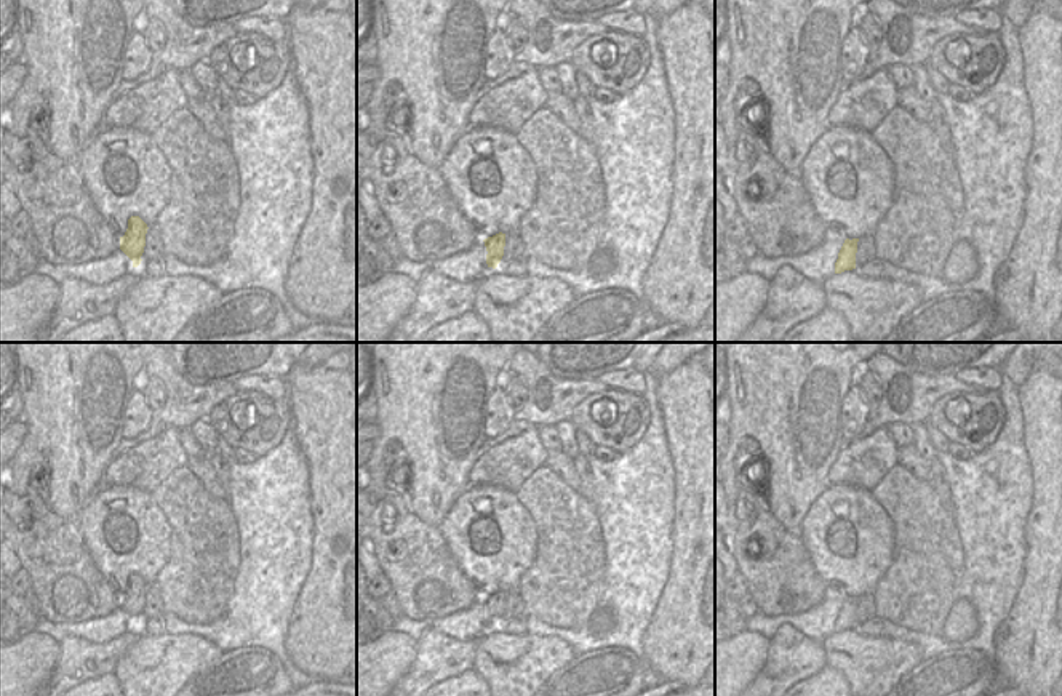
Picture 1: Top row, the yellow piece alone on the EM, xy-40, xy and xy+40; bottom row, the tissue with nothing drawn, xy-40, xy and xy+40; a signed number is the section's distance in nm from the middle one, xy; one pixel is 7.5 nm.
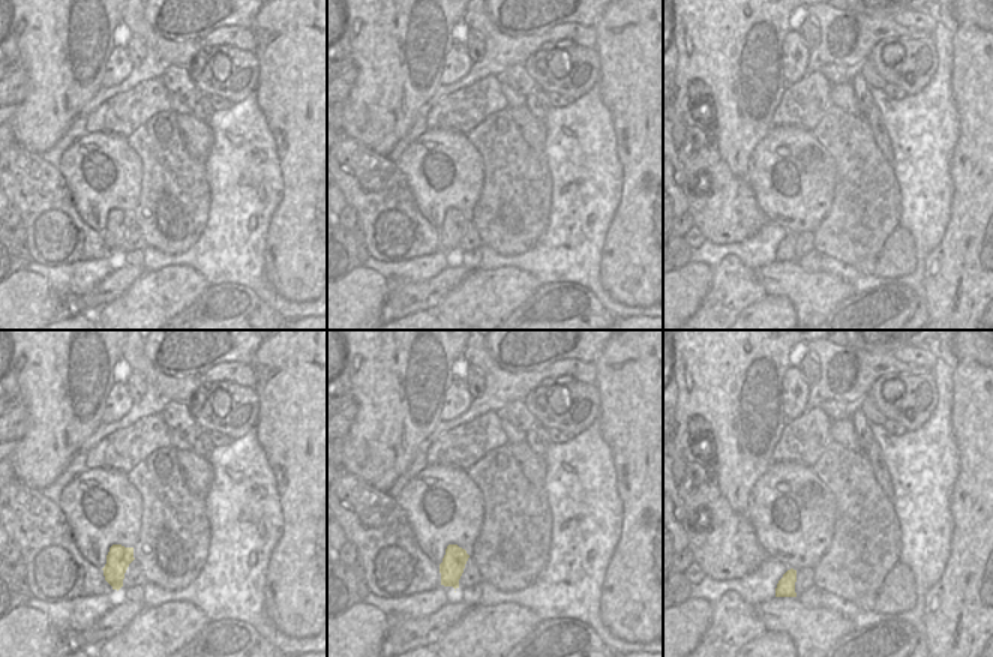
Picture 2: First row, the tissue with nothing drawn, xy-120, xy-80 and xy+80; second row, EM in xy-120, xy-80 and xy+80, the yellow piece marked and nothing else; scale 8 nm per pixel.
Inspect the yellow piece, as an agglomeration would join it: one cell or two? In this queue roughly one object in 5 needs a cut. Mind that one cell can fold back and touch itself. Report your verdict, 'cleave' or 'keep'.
keep

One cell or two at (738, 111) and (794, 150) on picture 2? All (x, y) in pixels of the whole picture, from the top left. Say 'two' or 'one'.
two

